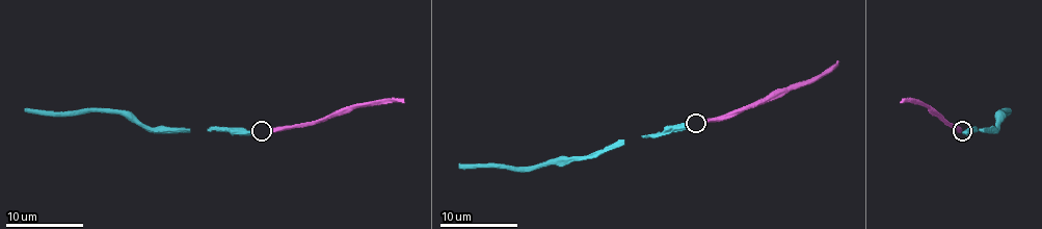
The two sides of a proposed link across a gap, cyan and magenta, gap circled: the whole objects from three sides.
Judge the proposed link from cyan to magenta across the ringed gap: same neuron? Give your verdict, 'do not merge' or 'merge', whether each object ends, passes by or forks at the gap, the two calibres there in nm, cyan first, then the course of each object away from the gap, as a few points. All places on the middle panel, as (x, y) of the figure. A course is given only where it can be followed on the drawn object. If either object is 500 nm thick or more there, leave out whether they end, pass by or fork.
merge; cyan ends; magenta ends; calibres 480 and 360 nm; course cyan (687, 124), (667, 125), (651, 135), (618, 140), (585, 156), (560, 158), (552, 164), (462, 167), (458, 162); course magenta (704, 122), (726, 120), (810, 84), (839, 60)

